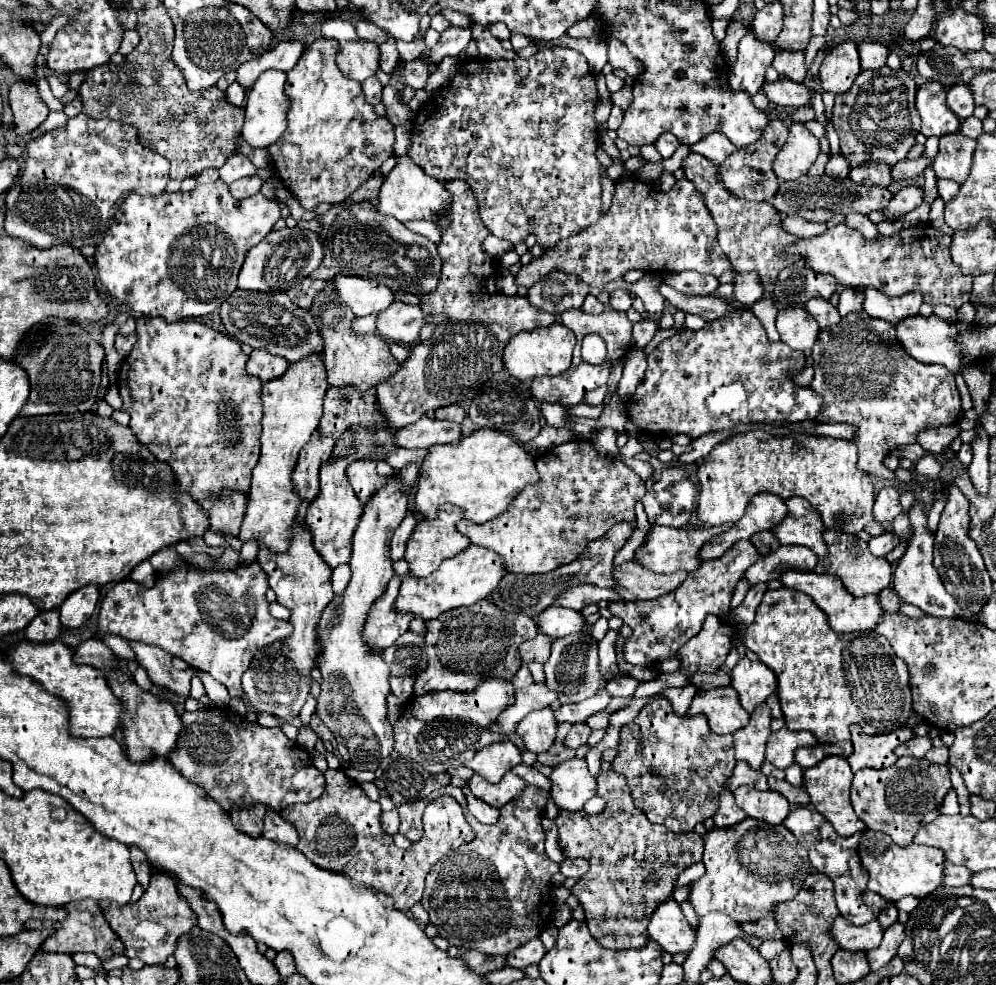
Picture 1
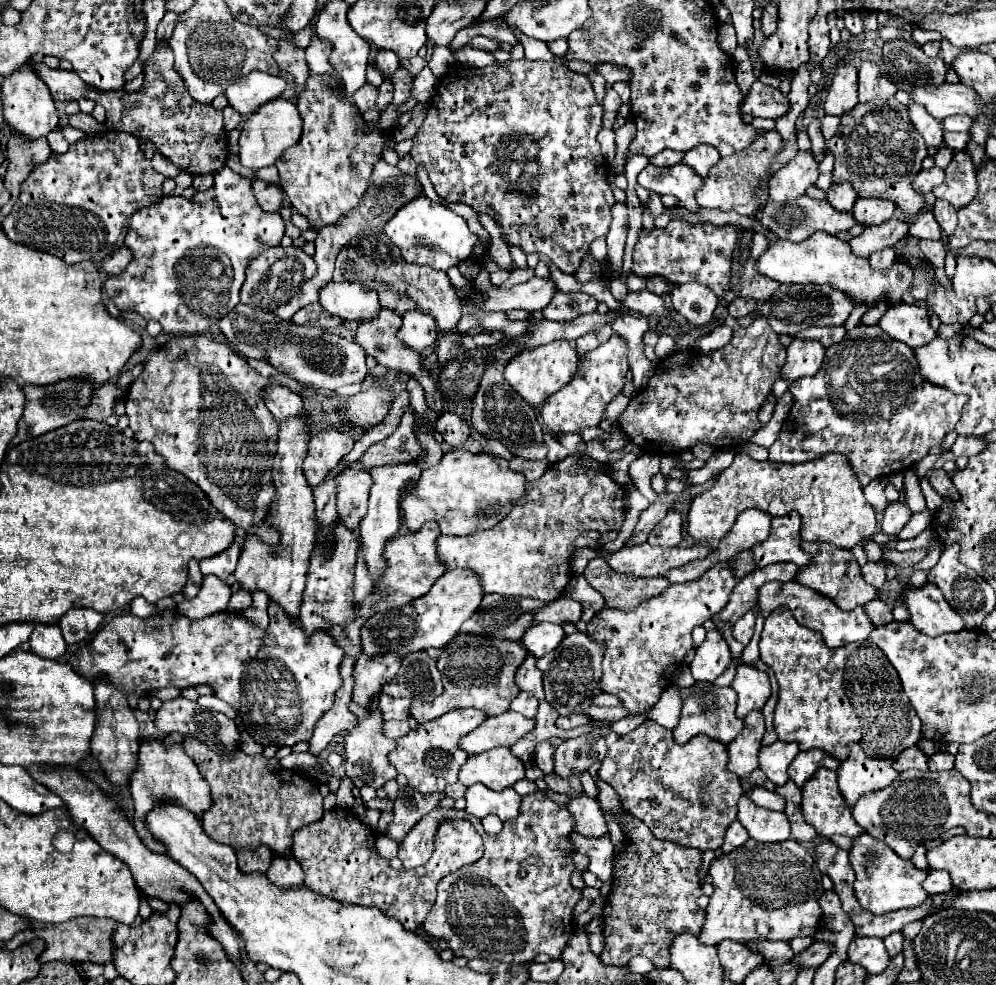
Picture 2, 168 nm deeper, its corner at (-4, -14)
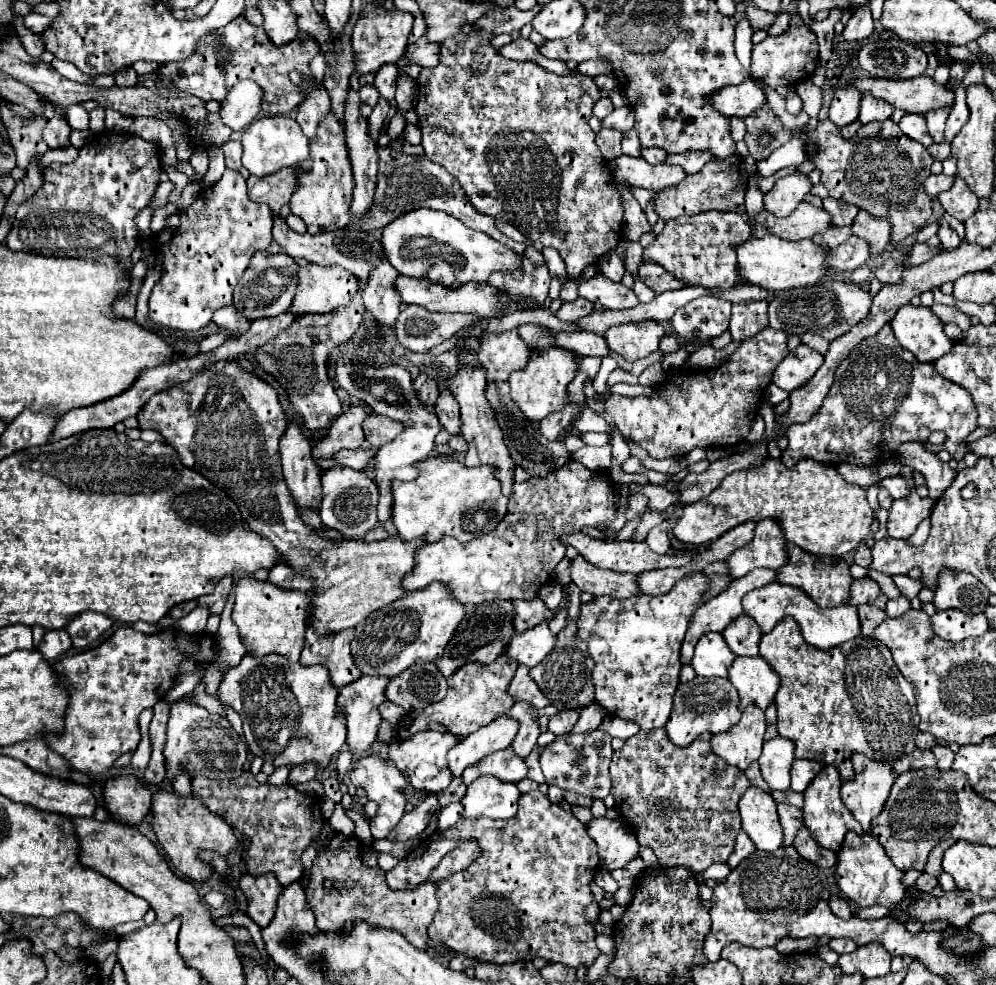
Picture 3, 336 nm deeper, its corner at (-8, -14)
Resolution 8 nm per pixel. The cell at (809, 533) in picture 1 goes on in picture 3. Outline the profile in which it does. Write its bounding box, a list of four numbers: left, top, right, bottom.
[727,520,787,580]

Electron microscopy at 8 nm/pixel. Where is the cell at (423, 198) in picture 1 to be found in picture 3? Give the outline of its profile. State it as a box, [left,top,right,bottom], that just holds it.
[381,208,523,288]

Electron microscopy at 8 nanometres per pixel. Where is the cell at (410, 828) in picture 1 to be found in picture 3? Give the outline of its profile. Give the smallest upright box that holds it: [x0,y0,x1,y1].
[387,790,601,968]

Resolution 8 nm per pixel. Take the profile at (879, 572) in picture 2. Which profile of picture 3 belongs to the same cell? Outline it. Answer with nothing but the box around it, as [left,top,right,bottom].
[847,578,881,606]

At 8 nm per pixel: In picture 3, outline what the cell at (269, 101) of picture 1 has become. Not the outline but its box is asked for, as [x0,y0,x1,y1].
[243,116,309,178]

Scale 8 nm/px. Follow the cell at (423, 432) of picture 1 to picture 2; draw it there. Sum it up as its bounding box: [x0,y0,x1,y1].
[361,408,427,468]

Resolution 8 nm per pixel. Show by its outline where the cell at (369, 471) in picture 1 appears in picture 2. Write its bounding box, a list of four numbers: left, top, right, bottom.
[337,468,371,530]

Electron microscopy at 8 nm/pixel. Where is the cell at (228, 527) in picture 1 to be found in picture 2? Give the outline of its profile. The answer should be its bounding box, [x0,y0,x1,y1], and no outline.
[199,540,241,580]

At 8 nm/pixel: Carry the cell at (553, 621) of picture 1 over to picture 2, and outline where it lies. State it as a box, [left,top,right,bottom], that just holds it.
[521,622,567,658]

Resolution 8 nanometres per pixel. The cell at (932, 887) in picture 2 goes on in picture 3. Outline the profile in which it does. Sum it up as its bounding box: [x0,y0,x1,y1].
[917,872,937,892]

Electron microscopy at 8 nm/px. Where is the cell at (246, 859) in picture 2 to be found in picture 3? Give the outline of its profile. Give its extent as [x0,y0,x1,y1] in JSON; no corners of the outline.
[239,874,283,928]

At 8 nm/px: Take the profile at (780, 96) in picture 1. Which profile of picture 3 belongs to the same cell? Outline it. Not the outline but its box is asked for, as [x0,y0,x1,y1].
[707,80,765,116]

